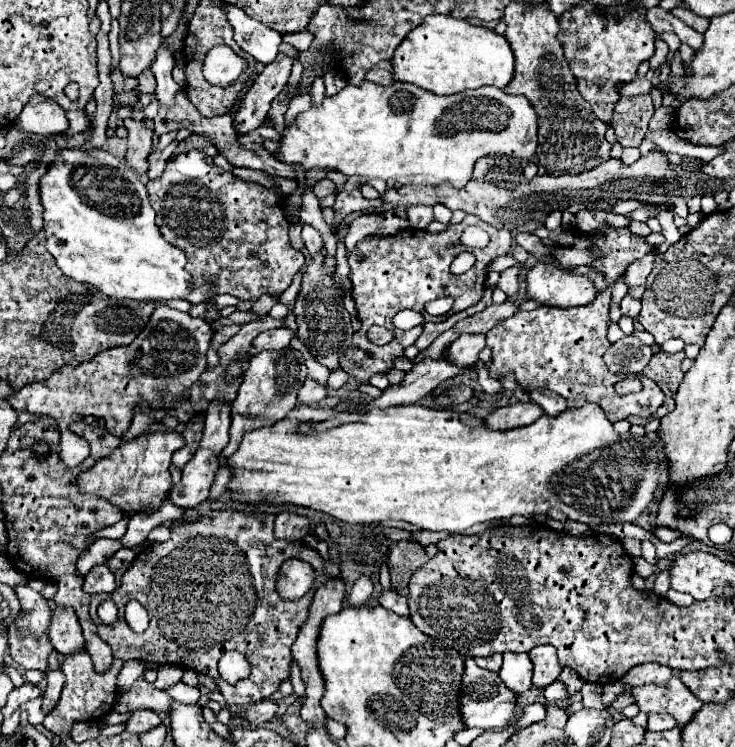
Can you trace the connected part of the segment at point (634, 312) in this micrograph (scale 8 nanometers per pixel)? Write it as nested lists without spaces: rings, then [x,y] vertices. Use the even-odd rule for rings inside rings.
[[[629,294],[621,300],[621,312],[623,316],[629,316],[633,320],[639,318],[639,312],[641,312],[641,302],[639,300],[633,300]]]

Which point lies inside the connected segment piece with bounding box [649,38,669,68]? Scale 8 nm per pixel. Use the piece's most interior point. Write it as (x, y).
(661, 48)

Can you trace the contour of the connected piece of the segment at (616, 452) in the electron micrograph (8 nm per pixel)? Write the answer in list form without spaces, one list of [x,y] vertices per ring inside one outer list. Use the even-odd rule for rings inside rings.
[[[325,404],[319,406],[297,406],[287,418],[275,422],[269,428],[253,430],[243,436],[237,452],[227,460],[231,468],[235,468],[235,476],[229,482],[229,488],[233,492],[233,500],[241,502],[261,502],[269,500],[273,504],[299,504],[299,506],[309,506],[313,510],[327,512],[329,516],[349,522],[349,524],[377,524],[383,520],[405,520],[409,524],[415,524],[423,530],[445,530],[449,534],[465,532],[473,524],[479,522],[489,522],[495,518],[511,518],[515,514],[533,518],[535,514],[547,516],[549,508],[561,510],[569,520],[583,522],[589,526],[601,526],[601,524],[611,524],[611,522],[635,522],[653,502],[653,494],[659,484],[659,474],[663,468],[663,452],[657,442],[651,446],[639,444],[639,438],[633,436],[631,432],[617,434],[605,412],[601,412],[601,406],[597,404],[585,404],[581,408],[567,408],[559,416],[547,416],[543,414],[537,422],[521,428],[511,428],[511,430],[491,430],[487,424],[479,426],[469,426],[459,420],[459,414],[451,408],[427,408],[427,406],[393,406],[386,409],[374,408],[369,410],[363,422],[351,422],[351,424],[341,424],[337,428],[331,428],[327,432],[311,432],[311,434],[301,434],[297,432],[297,426],[301,422],[321,422],[329,420],[335,416],[335,408],[327,408]]]

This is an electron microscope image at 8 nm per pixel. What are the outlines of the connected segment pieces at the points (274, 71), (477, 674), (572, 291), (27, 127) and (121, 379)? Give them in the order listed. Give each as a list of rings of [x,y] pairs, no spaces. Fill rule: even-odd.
[[[281,54],[273,64],[265,66],[265,70],[253,80],[245,98],[239,100],[239,108],[233,116],[233,128],[239,136],[257,130],[271,106],[271,100],[285,88],[287,78],[291,74],[293,56]]]
[[[473,658],[465,660],[465,688],[461,688],[461,716],[465,716],[465,728],[507,728],[515,720],[517,694],[509,690],[497,672],[479,668]]]
[[[535,264],[527,270],[525,294],[541,306],[573,308],[593,302],[597,290],[585,276],[573,276],[553,264]]]
[[[35,94],[25,104],[21,116],[15,120],[15,126],[23,132],[51,136],[51,134],[63,134],[69,122],[65,110],[57,102],[45,98],[43,94]]]
[[[157,304],[147,326],[129,346],[109,348],[99,352],[91,362],[79,366],[61,366],[47,380],[25,384],[25,388],[9,396],[7,402],[17,412],[27,410],[37,416],[55,418],[61,428],[81,416],[95,416],[107,422],[107,430],[113,436],[123,438],[139,404],[145,402],[153,410],[161,410],[161,406],[183,402],[183,398],[189,396],[189,386],[193,386],[205,370],[205,354],[211,336],[213,328],[203,318],[193,318],[185,312]],[[161,386],[169,392],[161,394]]]

